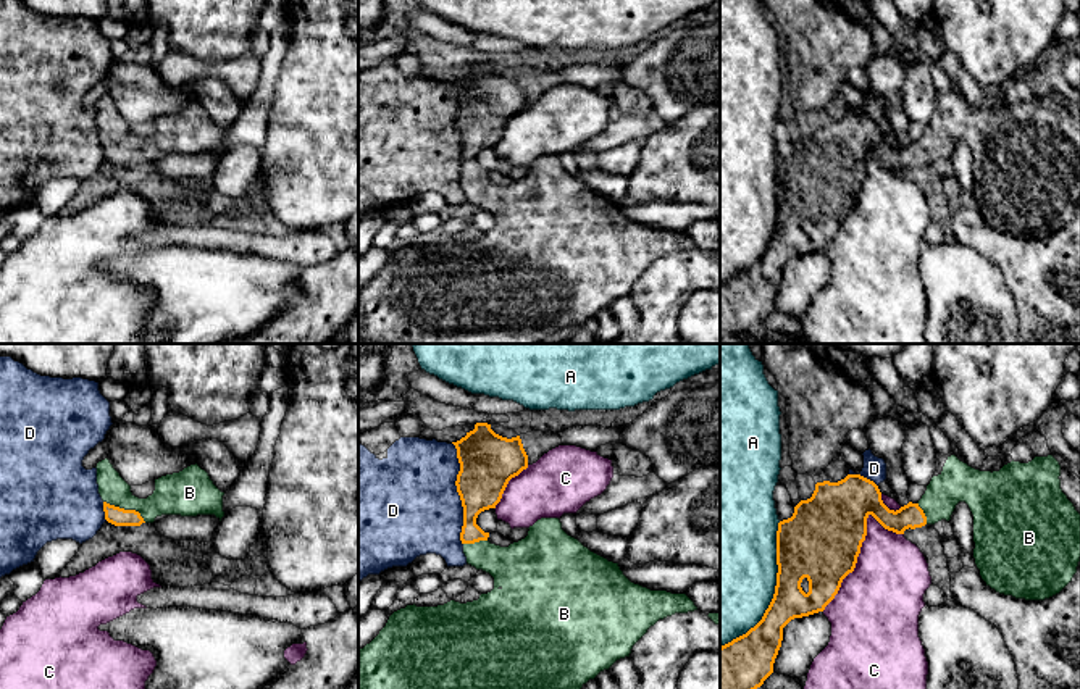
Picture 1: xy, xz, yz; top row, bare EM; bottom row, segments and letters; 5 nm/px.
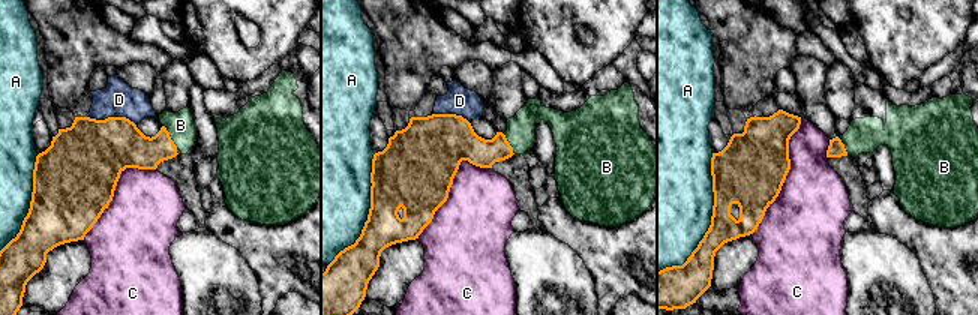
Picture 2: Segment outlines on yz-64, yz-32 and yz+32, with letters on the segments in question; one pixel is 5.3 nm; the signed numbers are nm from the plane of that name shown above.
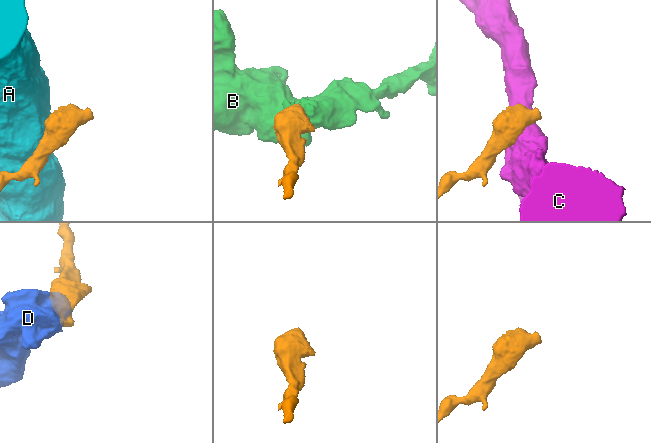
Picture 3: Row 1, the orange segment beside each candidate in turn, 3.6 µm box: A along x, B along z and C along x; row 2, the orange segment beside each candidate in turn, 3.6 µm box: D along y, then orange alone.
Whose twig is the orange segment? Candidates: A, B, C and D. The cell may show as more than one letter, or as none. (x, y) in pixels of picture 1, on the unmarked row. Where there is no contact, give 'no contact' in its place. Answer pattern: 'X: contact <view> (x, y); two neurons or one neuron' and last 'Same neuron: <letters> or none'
A: contact yz (775, 229); two neurons
B: contact xy (126, 149); one neuron
C: contact yz (861, 184); two neurons
D: contact xz (459, 133); two neurons
Same neuron: B

